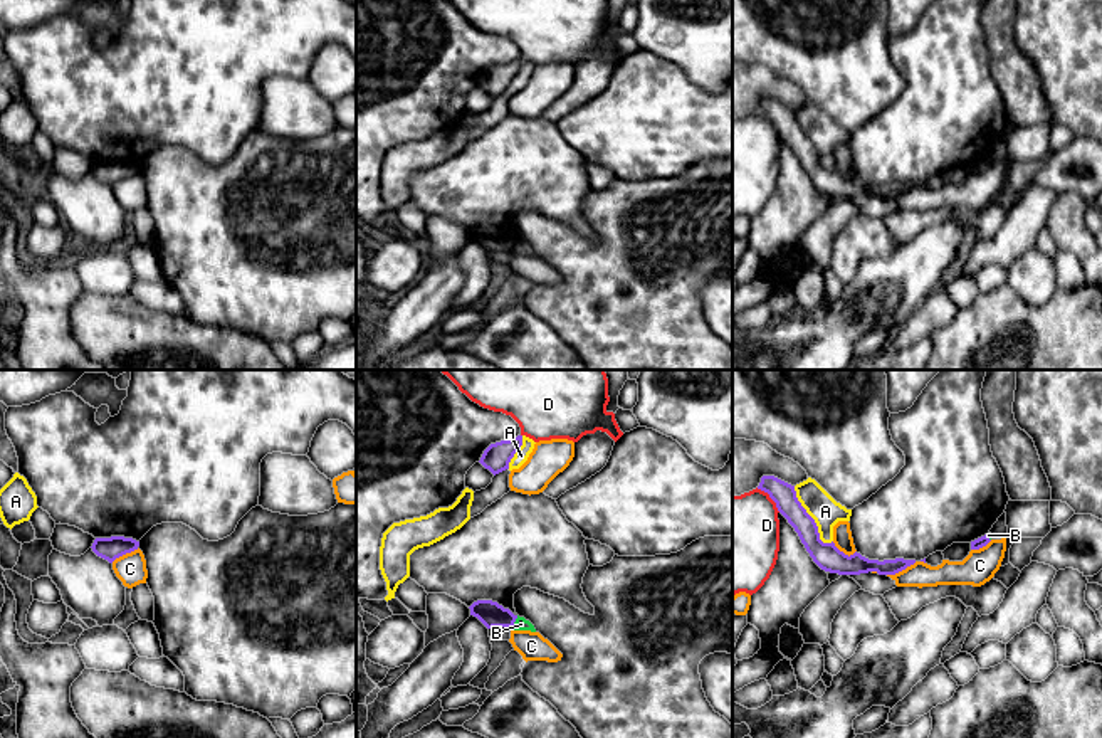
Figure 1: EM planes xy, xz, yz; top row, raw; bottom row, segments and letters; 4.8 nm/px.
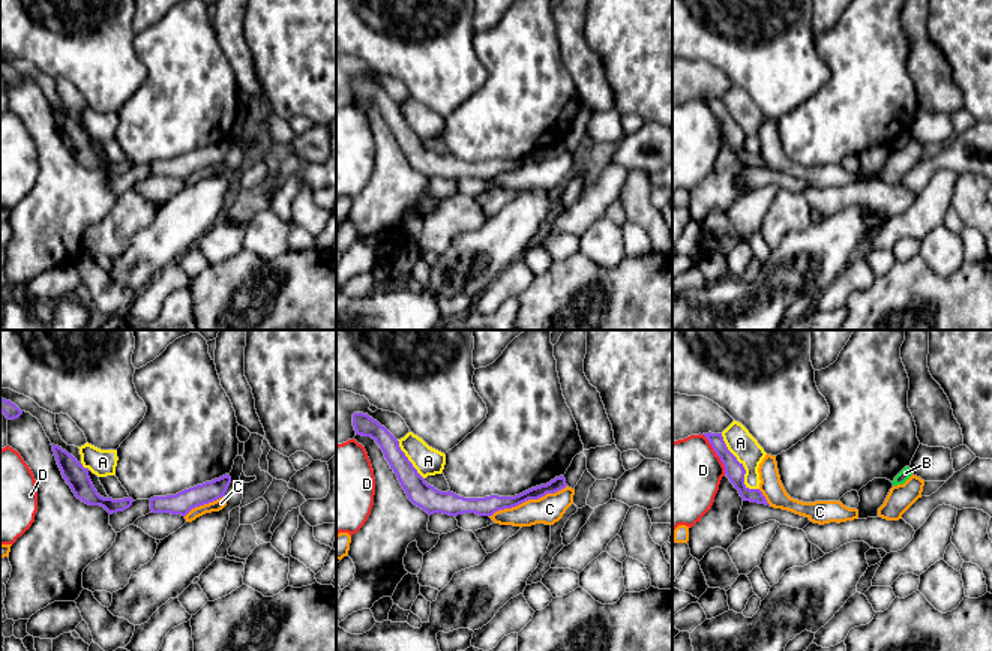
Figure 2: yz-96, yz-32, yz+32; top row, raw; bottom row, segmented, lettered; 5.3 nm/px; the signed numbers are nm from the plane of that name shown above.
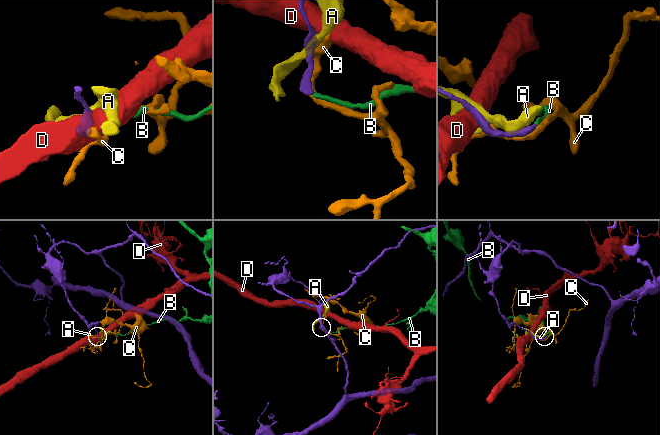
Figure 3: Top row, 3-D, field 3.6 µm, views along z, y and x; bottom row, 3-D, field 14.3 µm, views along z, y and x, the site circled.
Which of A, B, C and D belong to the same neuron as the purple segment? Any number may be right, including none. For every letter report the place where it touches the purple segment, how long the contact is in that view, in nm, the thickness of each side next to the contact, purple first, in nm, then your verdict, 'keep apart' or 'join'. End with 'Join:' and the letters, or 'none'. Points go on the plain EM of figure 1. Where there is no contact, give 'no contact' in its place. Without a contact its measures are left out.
A: contact yz (812, 142); length 340 nm; calibres 120 and 140 nm; keep apart
B: contact xz (514, 244); length 70 nm; calibres 120 and 60 nm; keep apart
C: contact yz (901, 194); length 160 nm; calibres 100 and 120 nm; join
D: contact yz (770, 120); length 170 nm; calibres 110 and 400 nm; keep apart
Join: C

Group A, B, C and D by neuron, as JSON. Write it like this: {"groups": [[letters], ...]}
{"groups": [["A"], ["B"], ["C"], ["D"]]}

